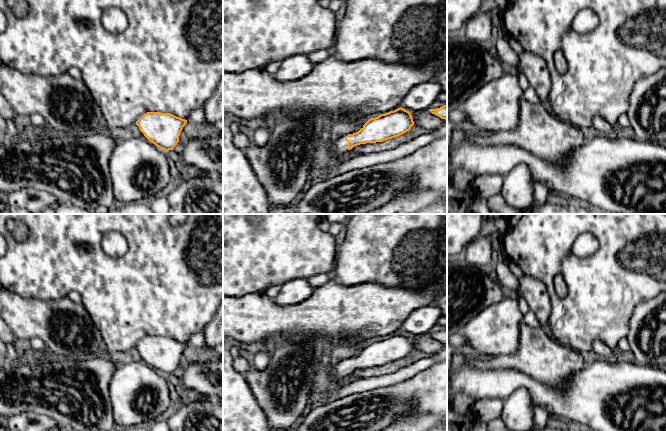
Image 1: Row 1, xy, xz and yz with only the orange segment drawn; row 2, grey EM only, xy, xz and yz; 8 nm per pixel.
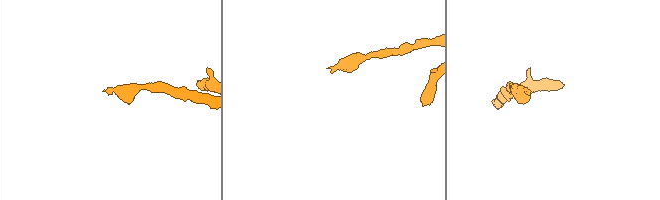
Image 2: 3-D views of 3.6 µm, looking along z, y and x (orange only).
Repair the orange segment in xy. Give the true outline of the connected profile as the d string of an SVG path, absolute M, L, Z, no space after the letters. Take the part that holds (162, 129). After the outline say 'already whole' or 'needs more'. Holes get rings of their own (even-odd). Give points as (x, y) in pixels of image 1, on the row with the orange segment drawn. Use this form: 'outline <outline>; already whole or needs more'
outline M147 112L136 125L144 136L164 151L173 150L187 120L170 113Z; already whole

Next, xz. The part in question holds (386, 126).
outline M401 107L369 119L358 132L340 137L333 148L325 137L312 156L311 170L315 174L319 170L337 165L342 161L342 155L353 147L398 137L409 131L413 125L411 113Z; needs more

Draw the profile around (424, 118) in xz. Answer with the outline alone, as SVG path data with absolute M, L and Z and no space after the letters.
M429 109L427 110L420 110L420 111L410 111L414 125L424 127L431 131L439 130L445 122L440 117L432 114Z

